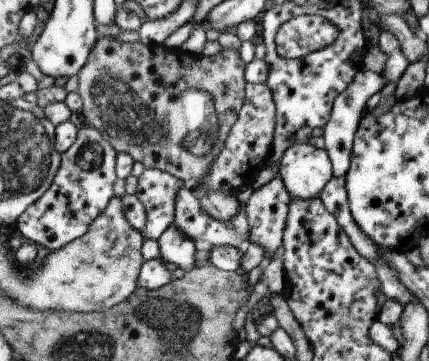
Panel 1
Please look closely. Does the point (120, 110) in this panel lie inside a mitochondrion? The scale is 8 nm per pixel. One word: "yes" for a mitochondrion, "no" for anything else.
yes

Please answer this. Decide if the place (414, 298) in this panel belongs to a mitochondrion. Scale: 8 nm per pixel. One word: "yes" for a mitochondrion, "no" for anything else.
no

